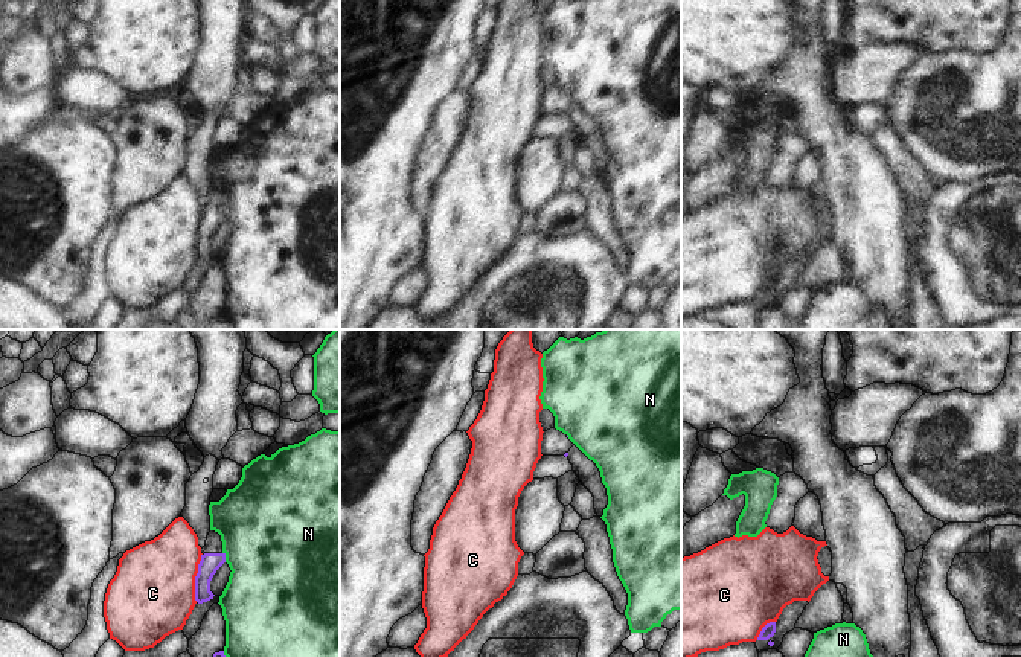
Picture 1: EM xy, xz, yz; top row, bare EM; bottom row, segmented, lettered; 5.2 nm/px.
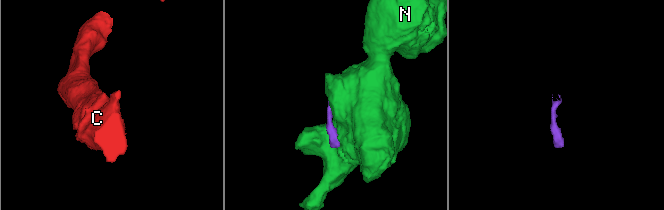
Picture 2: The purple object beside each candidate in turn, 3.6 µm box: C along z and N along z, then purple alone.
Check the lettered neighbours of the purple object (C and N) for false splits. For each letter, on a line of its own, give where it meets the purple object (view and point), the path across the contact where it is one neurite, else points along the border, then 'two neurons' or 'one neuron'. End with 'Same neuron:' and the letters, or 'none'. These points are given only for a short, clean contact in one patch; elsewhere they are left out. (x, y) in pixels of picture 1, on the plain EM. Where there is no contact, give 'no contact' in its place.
C: xy (195, 237) | two neurons
N: xy (224, 215) | two neurons
Same neuron: none

